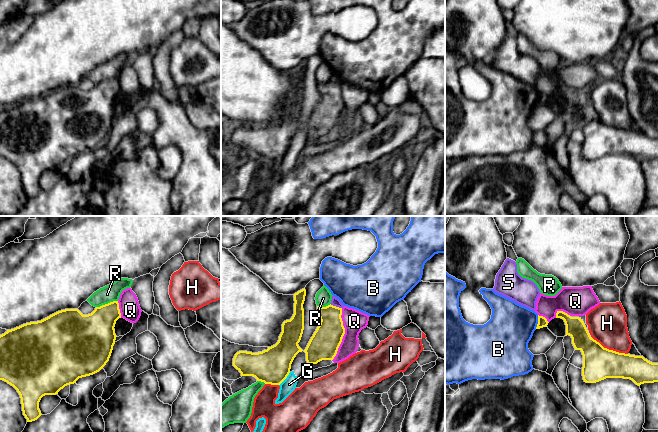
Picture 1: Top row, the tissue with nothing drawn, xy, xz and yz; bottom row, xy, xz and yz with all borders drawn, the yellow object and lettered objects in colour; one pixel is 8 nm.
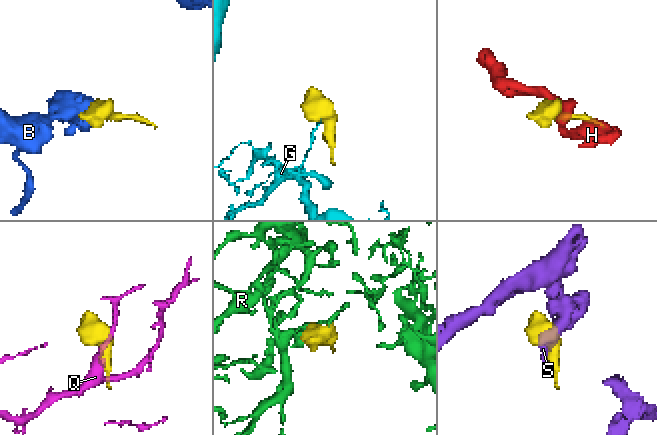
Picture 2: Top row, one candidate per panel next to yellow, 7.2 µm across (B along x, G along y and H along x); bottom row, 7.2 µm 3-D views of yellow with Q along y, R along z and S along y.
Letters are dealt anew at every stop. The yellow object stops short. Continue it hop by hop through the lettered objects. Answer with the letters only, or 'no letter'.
no letter

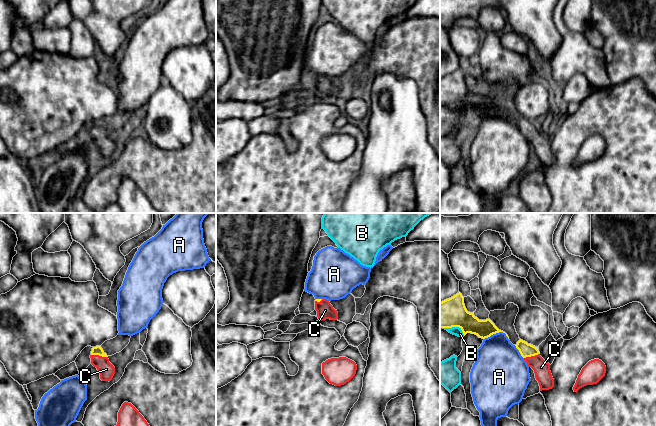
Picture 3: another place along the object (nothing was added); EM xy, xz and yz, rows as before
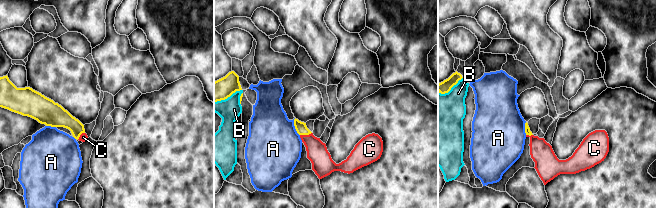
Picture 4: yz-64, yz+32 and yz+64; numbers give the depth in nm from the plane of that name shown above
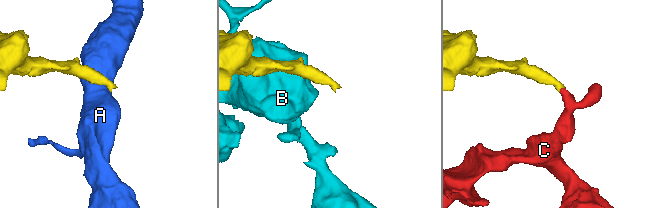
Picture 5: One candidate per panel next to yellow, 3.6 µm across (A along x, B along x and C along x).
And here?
C

